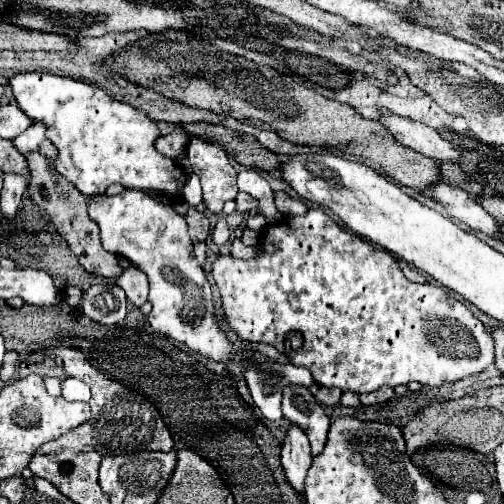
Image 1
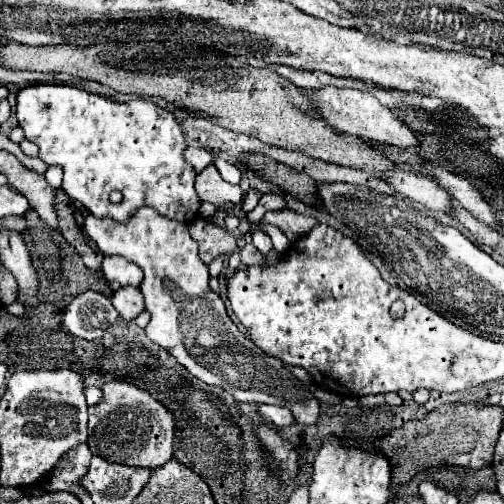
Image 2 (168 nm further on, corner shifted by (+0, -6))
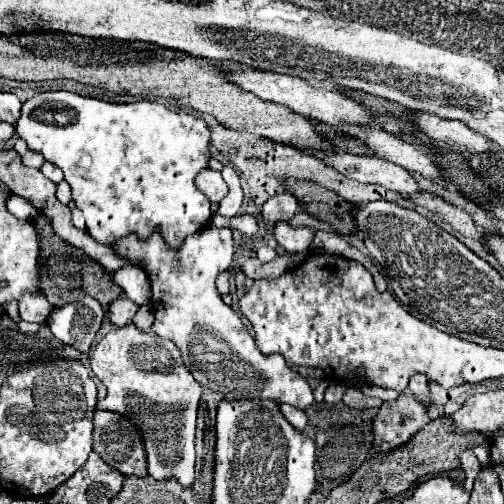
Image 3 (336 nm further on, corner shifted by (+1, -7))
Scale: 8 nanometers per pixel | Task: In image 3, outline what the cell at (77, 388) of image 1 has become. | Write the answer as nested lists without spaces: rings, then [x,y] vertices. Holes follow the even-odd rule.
[[[130,323],[110,331],[94,345],[90,367],[108,389],[106,397],[98,401],[98,409],[128,415],[142,433],[148,475],[154,479],[174,477],[184,489],[190,489],[196,467],[196,413],[204,389],[184,365],[180,349],[172,341],[156,333],[144,333]]]

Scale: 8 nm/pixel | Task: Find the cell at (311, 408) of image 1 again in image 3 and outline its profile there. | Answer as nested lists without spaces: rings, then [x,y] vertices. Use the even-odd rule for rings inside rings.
[[[206,227],[190,235],[180,251],[172,251],[160,235],[152,233],[144,243],[136,235],[126,235],[112,245],[120,255],[132,261],[142,261],[144,271],[152,283],[152,307],[156,321],[152,331],[160,337],[172,339],[188,363],[194,379],[222,393],[226,399],[276,399],[298,409],[308,409],[314,401],[308,381],[292,371],[280,355],[264,355],[248,333],[240,315],[228,307],[218,289],[216,277],[232,267],[234,239],[228,227]]]

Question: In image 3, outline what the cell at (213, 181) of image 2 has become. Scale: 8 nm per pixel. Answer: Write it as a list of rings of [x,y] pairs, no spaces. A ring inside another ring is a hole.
[[[204,169],[196,175],[196,187],[212,201],[218,203],[228,195],[228,185],[224,183],[220,171],[212,171],[212,169]]]

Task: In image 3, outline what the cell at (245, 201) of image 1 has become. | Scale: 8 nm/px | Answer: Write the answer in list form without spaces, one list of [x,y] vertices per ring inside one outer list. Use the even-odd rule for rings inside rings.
[[[280,193],[270,198],[262,206],[261,216],[269,223],[290,221],[298,213],[298,201],[290,193]]]

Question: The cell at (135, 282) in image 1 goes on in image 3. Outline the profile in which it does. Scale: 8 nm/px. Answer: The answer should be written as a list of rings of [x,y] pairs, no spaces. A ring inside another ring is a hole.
[[[122,295],[120,299],[116,299],[116,303],[112,303],[108,307],[108,319],[116,327],[124,327],[124,325],[128,325],[132,321],[132,317],[134,317],[136,311],[138,311],[136,303],[132,303],[128,297]]]

